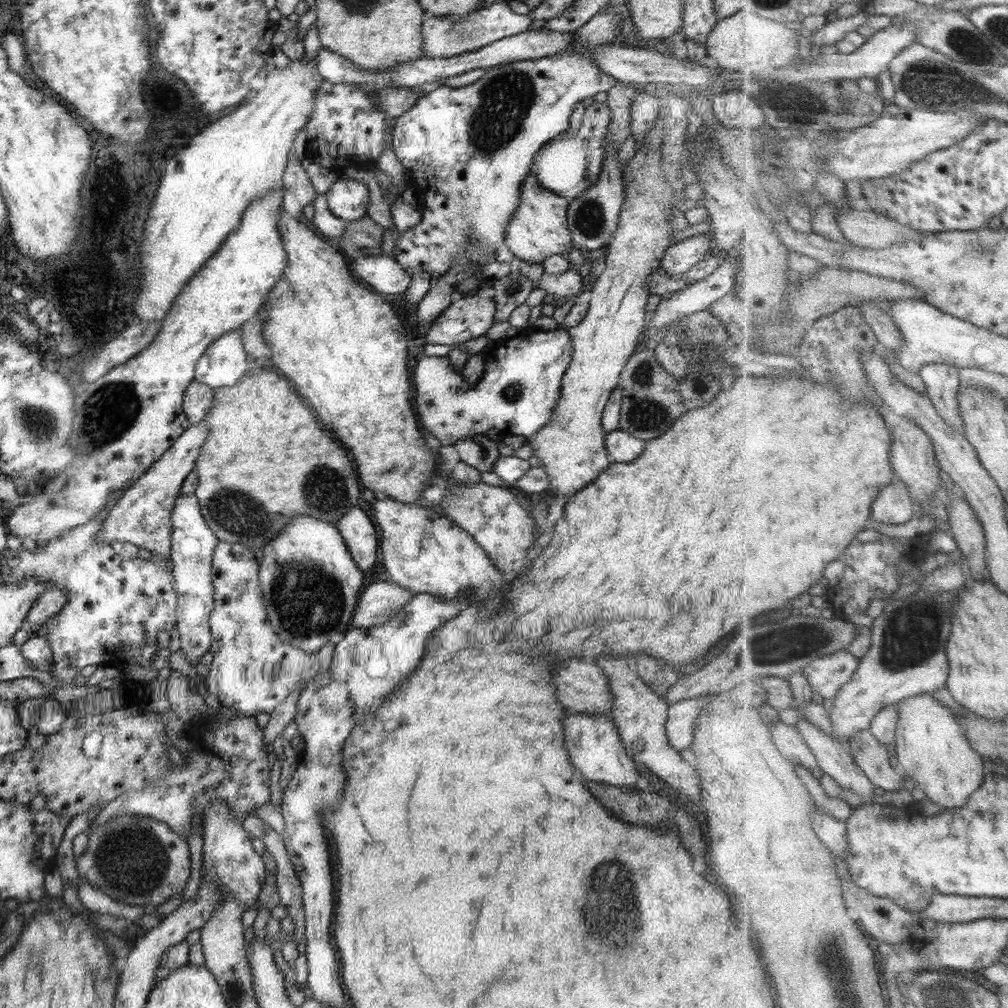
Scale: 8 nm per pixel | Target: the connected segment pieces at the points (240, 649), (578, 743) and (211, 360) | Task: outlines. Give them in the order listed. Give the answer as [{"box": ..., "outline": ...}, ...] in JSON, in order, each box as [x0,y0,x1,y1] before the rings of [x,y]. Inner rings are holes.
[{"box":[206,540,335,717],"outline":[[[220,540],[217,544],[217,547],[215,548],[215,551],[213,552],[212,564],[212,584],[215,588],[216,600],[214,608],[212,609],[212,612],[209,616],[209,625],[211,628],[211,637],[213,640],[213,644],[211,644],[209,651],[213,654],[213,661],[209,664],[210,674],[208,683],[206,684],[206,690],[212,694],[216,694],[223,707],[234,708],[234,710],[237,710],[239,714],[243,714],[244,716],[255,717],[256,714],[262,712],[267,712],[270,714],[270,712],[276,709],[278,704],[284,702],[286,698],[290,696],[290,694],[297,692],[297,690],[301,690],[301,688],[308,685],[309,682],[312,682],[313,678],[322,674],[323,672],[326,672],[330,668],[335,645],[328,643],[320,648],[320,650],[317,650],[317,653],[307,653],[305,650],[300,650],[291,644],[282,642],[282,640],[278,638],[278,634],[276,634],[272,626],[270,626],[271,622],[268,622],[268,616],[266,616],[266,608],[264,608],[264,602],[262,602],[262,588],[260,588],[261,584],[258,578],[258,562],[254,560],[252,552],[250,552],[250,550],[248,550],[248,548],[246,548],[244,545],[232,544]]]},{"box":[564,713,639,788],"outline":[[[567,713],[564,718],[565,742],[572,764],[582,772],[582,776],[591,782],[609,786],[636,788],[636,775],[639,766],[626,752],[625,744],[616,729],[615,722],[609,716]]]},{"box":[195,329,246,389],"outline":[[[238,329],[212,342],[195,367],[195,380],[213,389],[234,386],[245,374],[246,351]]]}]

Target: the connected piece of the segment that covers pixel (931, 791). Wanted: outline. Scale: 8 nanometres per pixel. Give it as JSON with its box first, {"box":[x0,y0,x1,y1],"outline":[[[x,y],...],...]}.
{"box":[896,693,986,812],"outline":[[[922,693],[900,701],[897,709],[900,720],[897,726],[896,746],[902,771],[917,783],[917,787],[927,794],[927,798],[942,806],[942,812],[964,808],[970,802],[972,794],[976,794],[985,785],[986,764],[982,754],[974,750],[972,742],[964,734],[964,728],[958,722],[952,708],[942,704],[933,693]]]}

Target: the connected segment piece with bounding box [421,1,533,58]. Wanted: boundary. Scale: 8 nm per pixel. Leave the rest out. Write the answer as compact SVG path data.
M508 1L493 2L489 7L479 8L458 20L427 16L421 24L423 56L444 58L475 51L498 39L527 31L532 21L528 15L514 13Z

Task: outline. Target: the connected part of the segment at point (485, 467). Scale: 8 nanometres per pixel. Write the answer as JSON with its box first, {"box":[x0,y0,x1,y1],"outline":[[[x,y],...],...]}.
{"box":[454,435,501,472],"outline":[[[486,435],[458,440],[454,446],[459,452],[460,460],[480,472],[492,472],[494,463],[501,457],[497,449],[498,443]]]}

